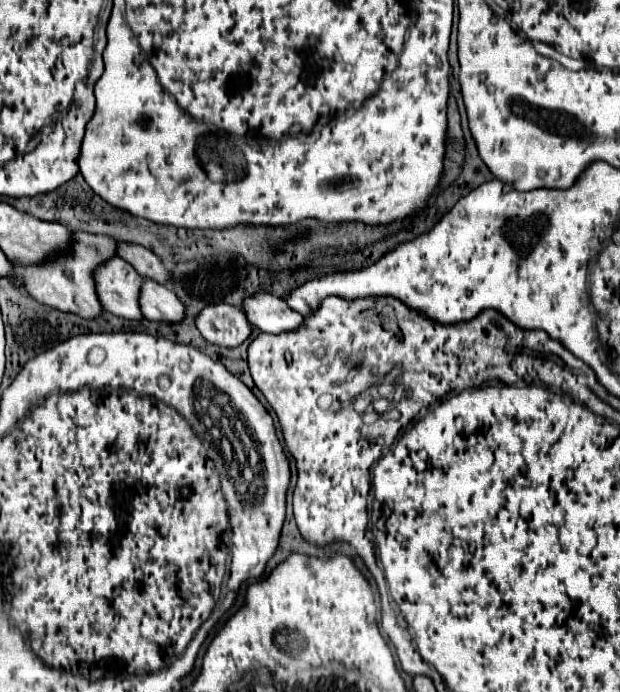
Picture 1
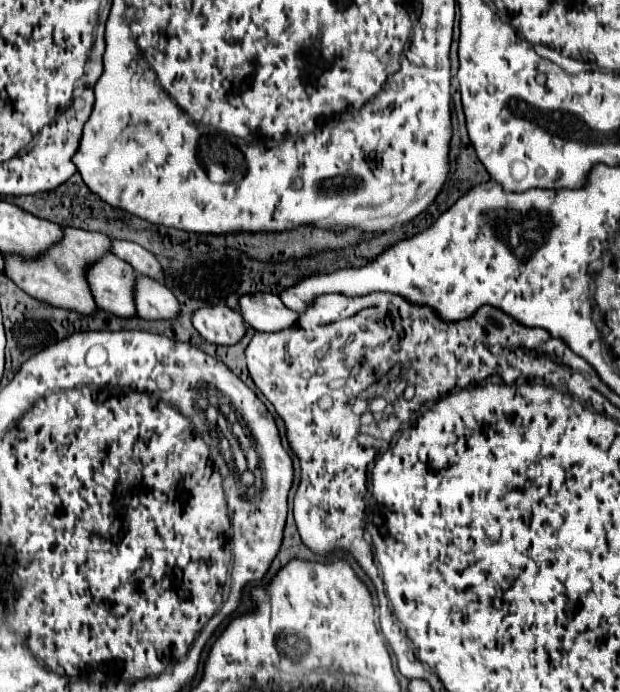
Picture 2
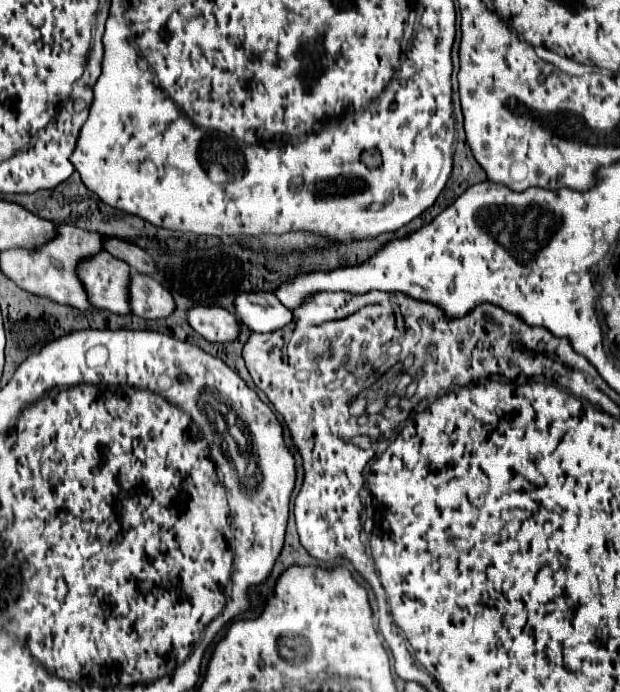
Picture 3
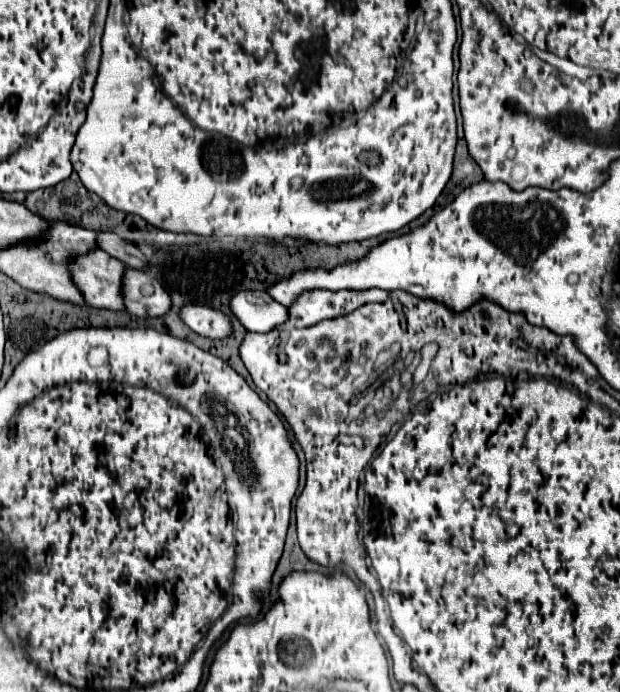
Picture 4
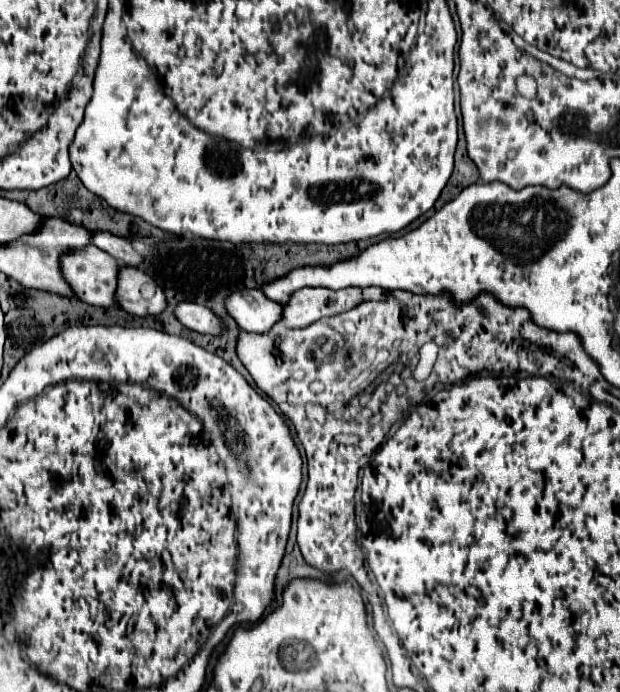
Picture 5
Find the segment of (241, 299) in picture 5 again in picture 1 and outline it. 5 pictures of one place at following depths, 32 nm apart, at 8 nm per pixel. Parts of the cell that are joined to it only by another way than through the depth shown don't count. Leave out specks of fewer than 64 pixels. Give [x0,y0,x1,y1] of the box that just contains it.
[242,292,302,334]

